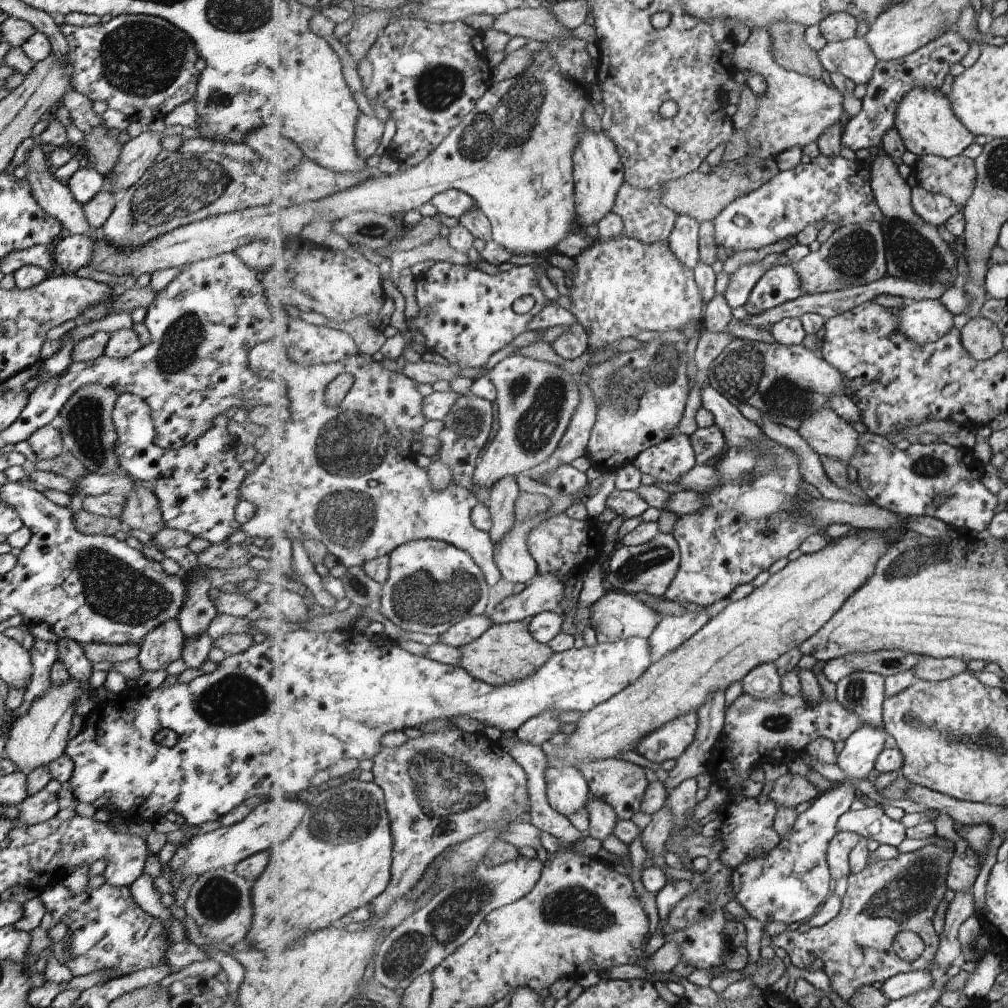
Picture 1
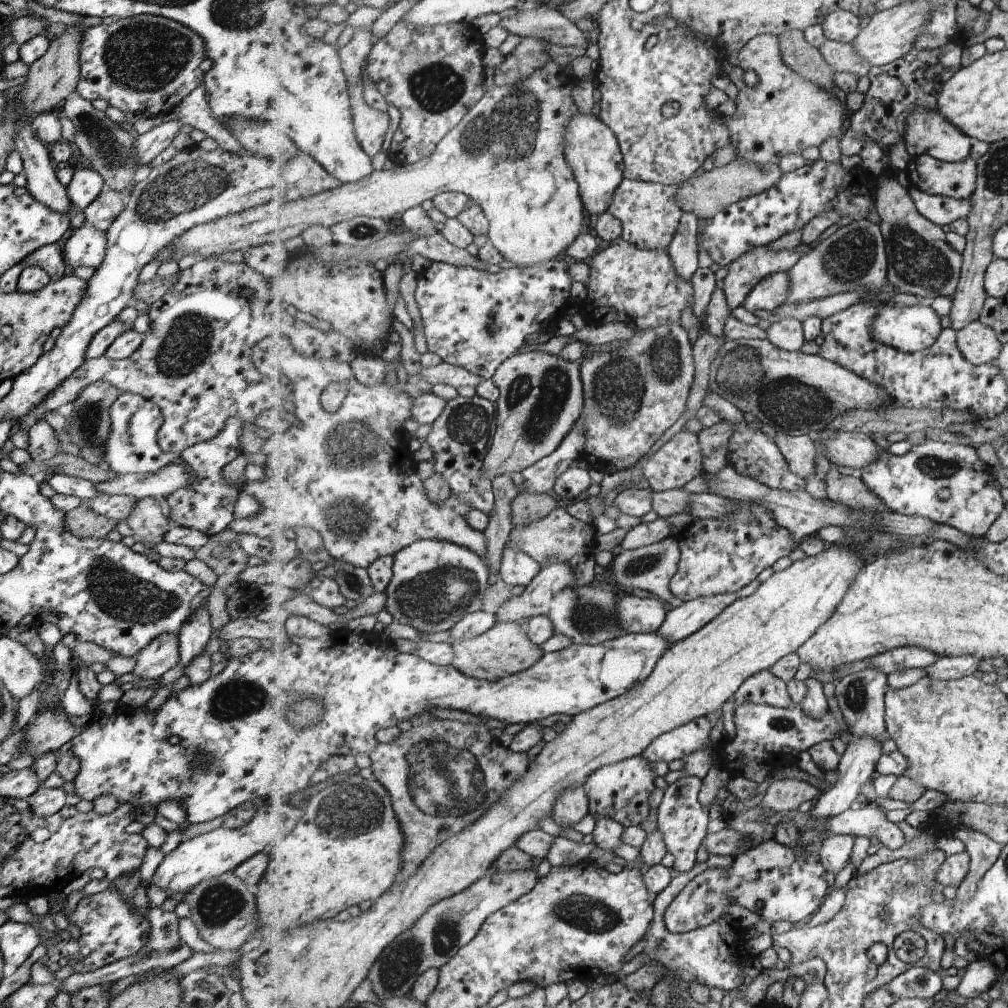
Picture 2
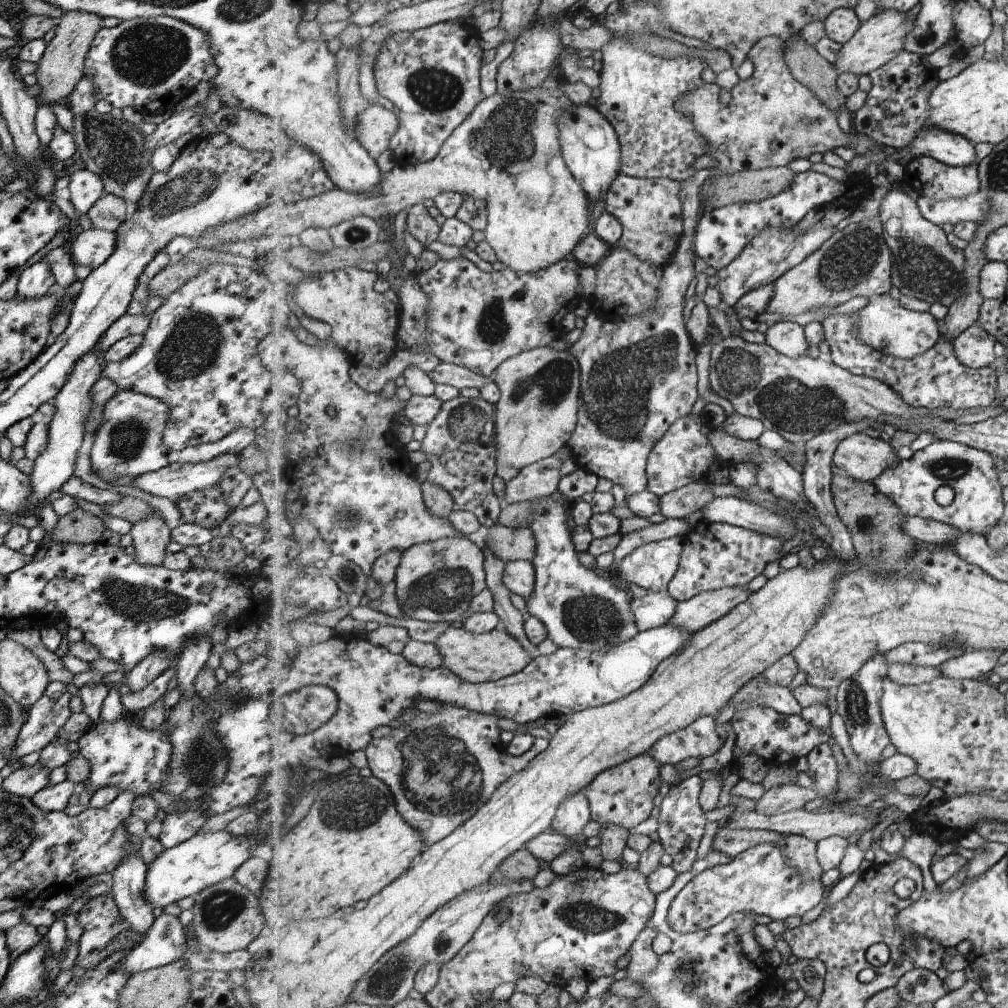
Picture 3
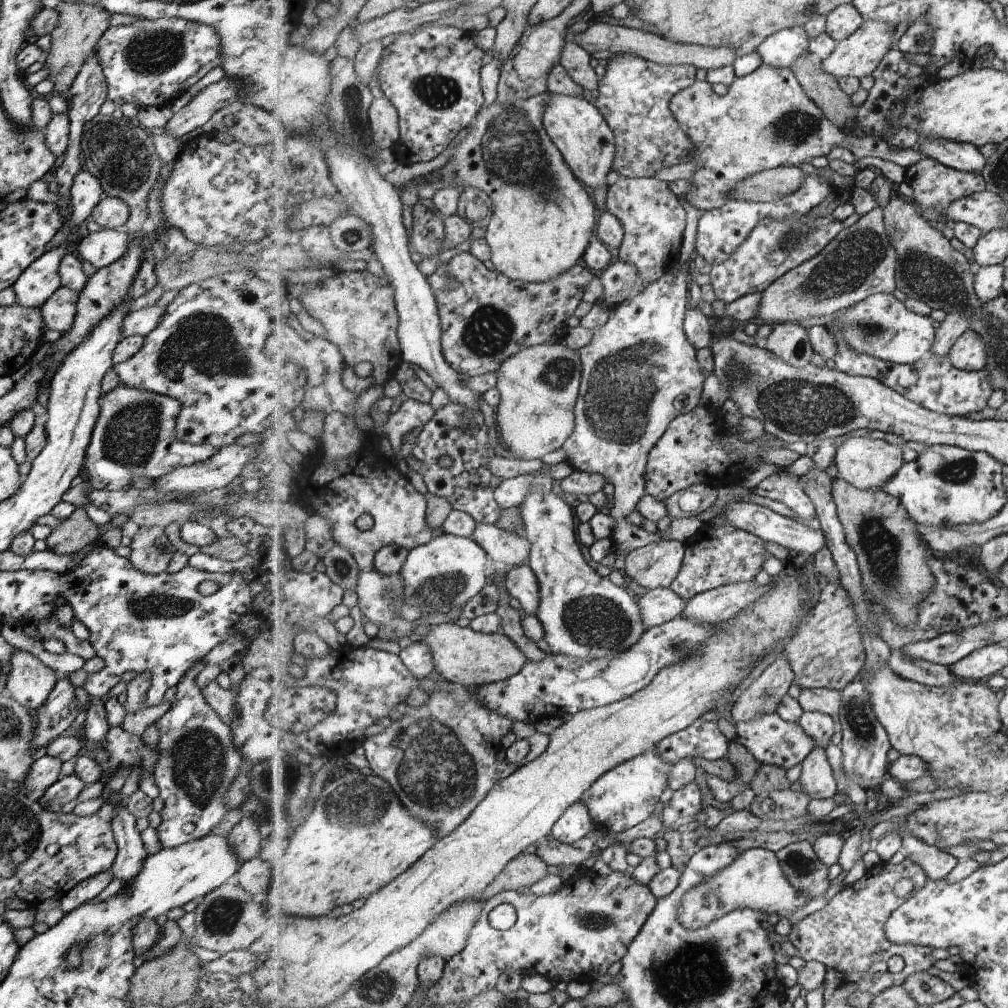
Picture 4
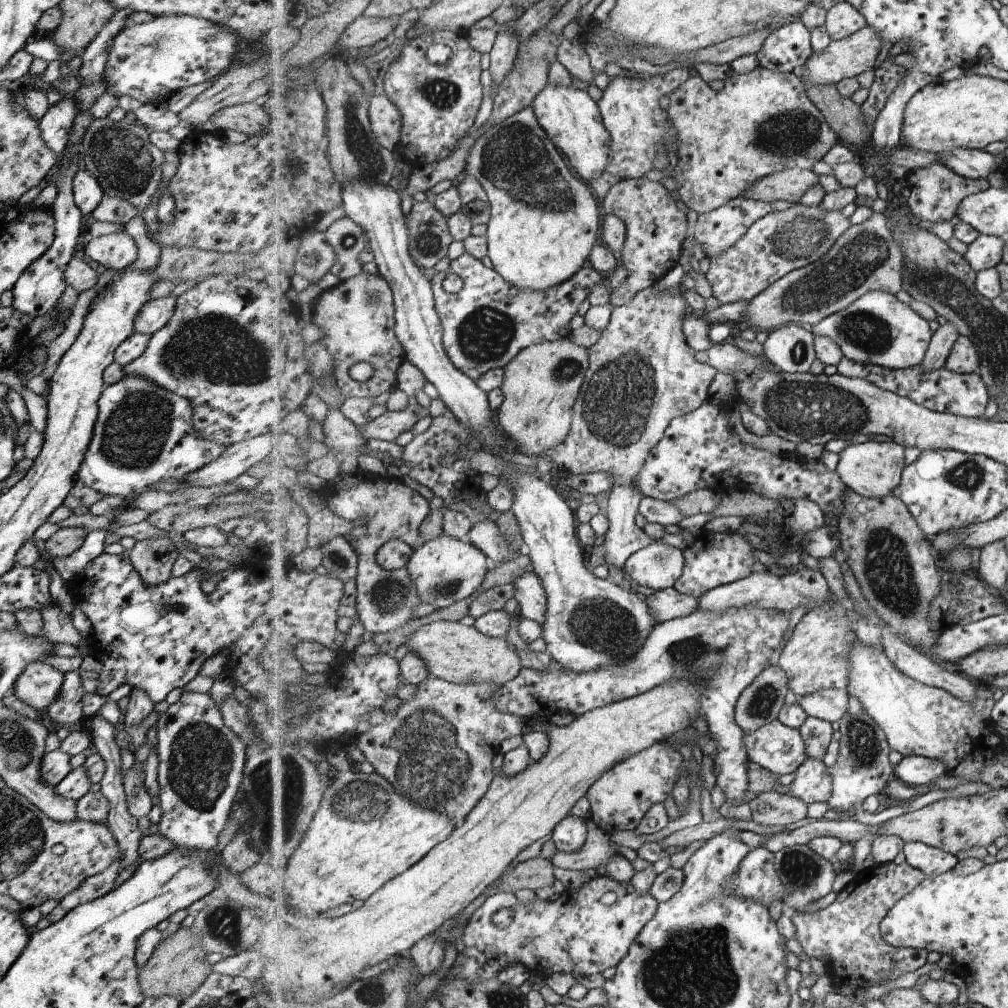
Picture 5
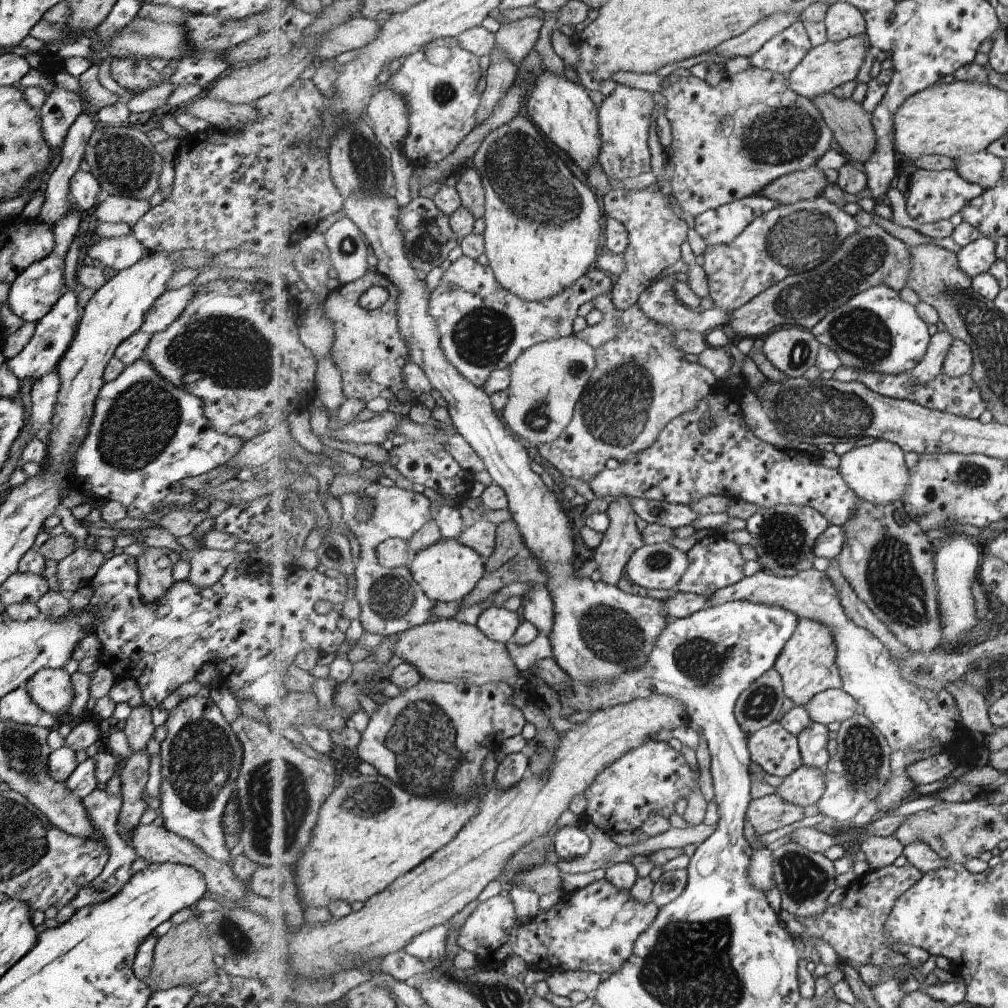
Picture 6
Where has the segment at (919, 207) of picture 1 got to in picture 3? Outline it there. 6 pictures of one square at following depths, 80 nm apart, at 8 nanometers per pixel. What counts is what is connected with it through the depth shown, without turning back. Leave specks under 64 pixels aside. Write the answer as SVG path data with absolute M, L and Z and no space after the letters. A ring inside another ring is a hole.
M981 193L963 198L936 199L923 195L915 195L915 198L924 217L939 226L947 222L952 225L969 221L978 224L986 219L990 209L988 198Z

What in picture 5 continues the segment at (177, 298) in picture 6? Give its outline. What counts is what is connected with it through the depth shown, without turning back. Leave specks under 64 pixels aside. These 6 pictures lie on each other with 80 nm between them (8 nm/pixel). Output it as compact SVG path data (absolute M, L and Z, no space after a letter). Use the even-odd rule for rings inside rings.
M162 297L154 301L147 301L133 318L132 332L153 334L159 330L171 316L176 298Z

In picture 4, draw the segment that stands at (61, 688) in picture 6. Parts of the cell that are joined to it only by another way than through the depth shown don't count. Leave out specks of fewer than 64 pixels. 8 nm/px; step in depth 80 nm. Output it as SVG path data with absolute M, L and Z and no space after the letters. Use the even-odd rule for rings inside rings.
M15 649L10 654L4 688L28 712L32 713L47 698L56 680L55 672L29 651Z

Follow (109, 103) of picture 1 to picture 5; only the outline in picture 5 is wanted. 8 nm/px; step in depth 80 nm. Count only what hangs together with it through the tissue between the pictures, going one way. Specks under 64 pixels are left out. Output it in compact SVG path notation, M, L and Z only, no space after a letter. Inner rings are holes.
M165 15L154 17L142 24L125 25L124 29L113 37L107 53L103 71L106 92L118 100L125 94L129 96L133 105L165 104L170 94L177 92L179 88L199 84L199 82L217 76L223 70L225 72L233 62L237 41L238 37L227 27L189 15Z

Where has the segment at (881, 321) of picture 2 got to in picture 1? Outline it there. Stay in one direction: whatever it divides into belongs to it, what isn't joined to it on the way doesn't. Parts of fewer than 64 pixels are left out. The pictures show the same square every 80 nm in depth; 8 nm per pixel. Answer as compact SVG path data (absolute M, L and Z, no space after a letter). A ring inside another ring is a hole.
M938 299L909 301L901 312L897 332L917 345L936 343L954 328L955 316Z

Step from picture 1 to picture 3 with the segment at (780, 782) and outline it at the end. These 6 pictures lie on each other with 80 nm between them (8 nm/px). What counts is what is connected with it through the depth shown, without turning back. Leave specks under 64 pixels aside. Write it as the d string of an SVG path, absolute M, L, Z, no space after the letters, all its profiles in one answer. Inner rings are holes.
M784 784L766 791L757 800L755 810L767 816L788 813L805 808L805 804L817 797L815 788Z

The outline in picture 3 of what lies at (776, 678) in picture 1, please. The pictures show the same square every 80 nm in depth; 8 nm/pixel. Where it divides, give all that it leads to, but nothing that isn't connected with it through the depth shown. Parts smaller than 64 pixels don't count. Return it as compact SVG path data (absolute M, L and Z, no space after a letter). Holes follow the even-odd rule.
M757 675L737 691L733 698L735 705L748 702L748 700L753 704L771 707L786 716L801 715L804 709L795 698L792 690L786 686L769 682L765 675Z

